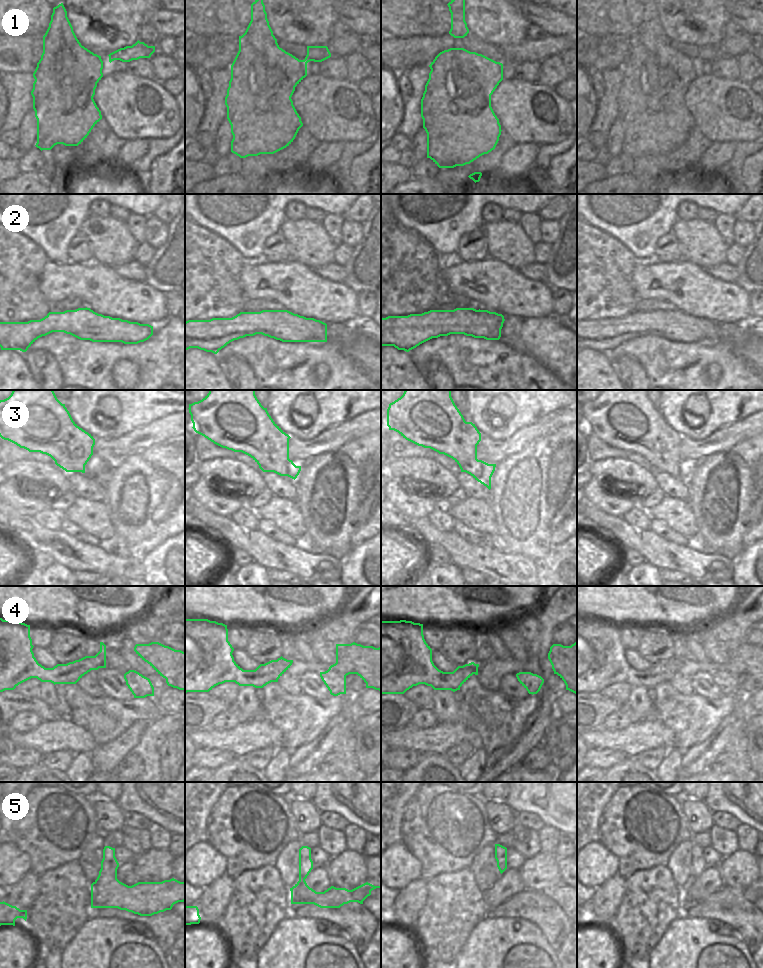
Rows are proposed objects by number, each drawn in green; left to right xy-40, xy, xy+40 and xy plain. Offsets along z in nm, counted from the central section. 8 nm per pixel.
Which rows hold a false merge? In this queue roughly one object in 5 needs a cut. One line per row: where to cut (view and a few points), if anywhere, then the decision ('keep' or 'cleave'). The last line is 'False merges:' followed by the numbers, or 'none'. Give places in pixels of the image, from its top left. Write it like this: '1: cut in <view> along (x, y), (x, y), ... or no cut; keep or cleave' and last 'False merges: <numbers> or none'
1: no cut; keep
2: no cut; keep
3: no cut; keep
4: cut in xy along (328, 669), (334, 669), (345, 676); cleave
5: no cut; keep
False merges: 4

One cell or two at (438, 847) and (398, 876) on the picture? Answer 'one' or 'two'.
two

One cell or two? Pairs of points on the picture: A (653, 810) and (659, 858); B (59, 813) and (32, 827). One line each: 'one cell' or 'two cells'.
A: one cell
B: one cell

